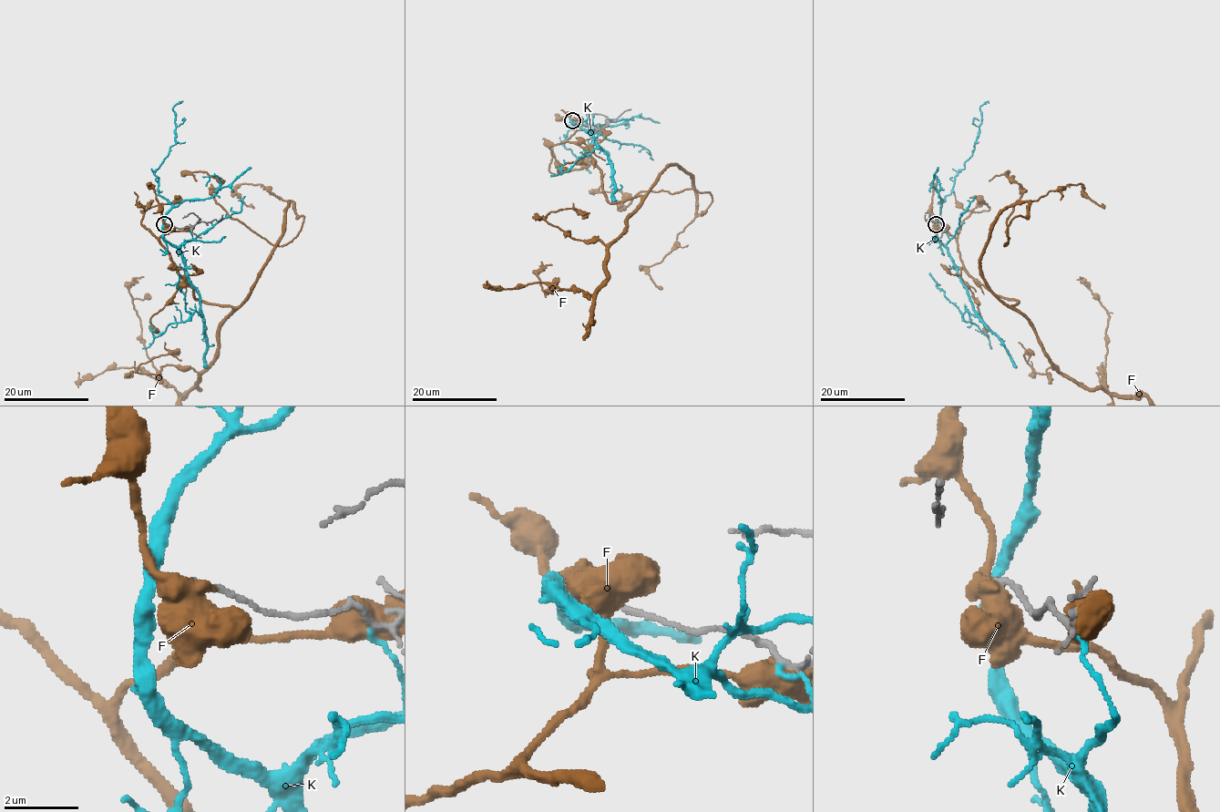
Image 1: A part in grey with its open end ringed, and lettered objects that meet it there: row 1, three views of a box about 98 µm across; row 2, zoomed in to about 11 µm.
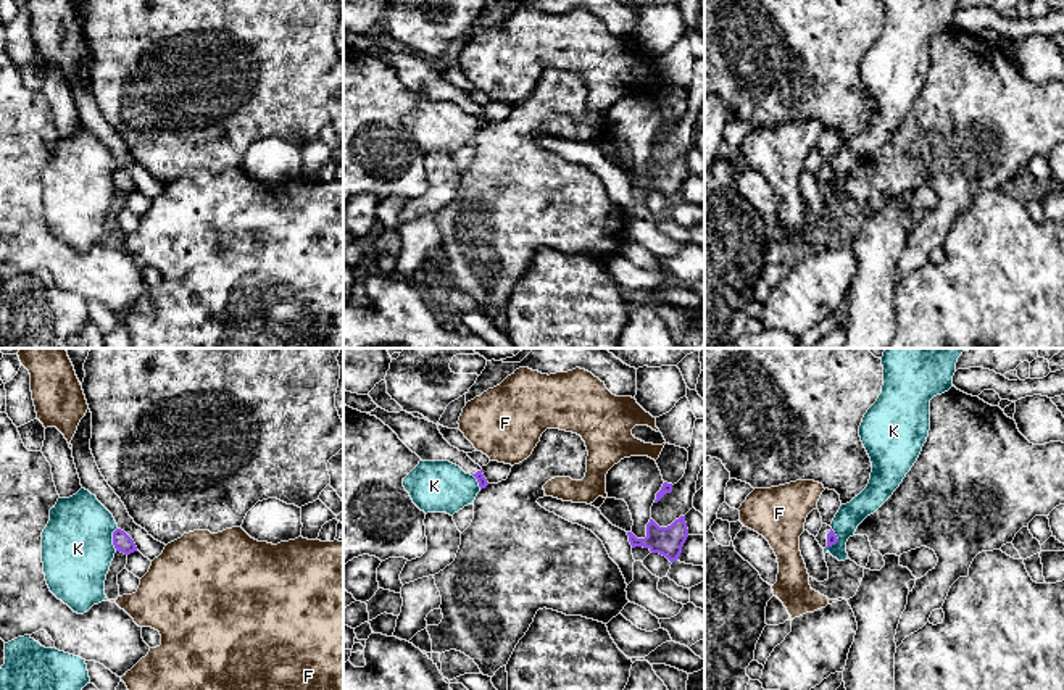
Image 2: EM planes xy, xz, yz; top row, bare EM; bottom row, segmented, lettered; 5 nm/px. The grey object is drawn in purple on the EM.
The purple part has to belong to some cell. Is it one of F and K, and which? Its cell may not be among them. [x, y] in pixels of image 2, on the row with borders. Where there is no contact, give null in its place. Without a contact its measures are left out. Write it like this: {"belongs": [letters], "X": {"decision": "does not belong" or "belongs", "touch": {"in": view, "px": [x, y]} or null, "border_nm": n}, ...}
{"belongs": [], "F": {"decision": "does not belong", "touch": null}, "K": {"decision": "does not belong", "touch": {"in": "xy", "px": [113, 539]}, "border_nm": 120}}

